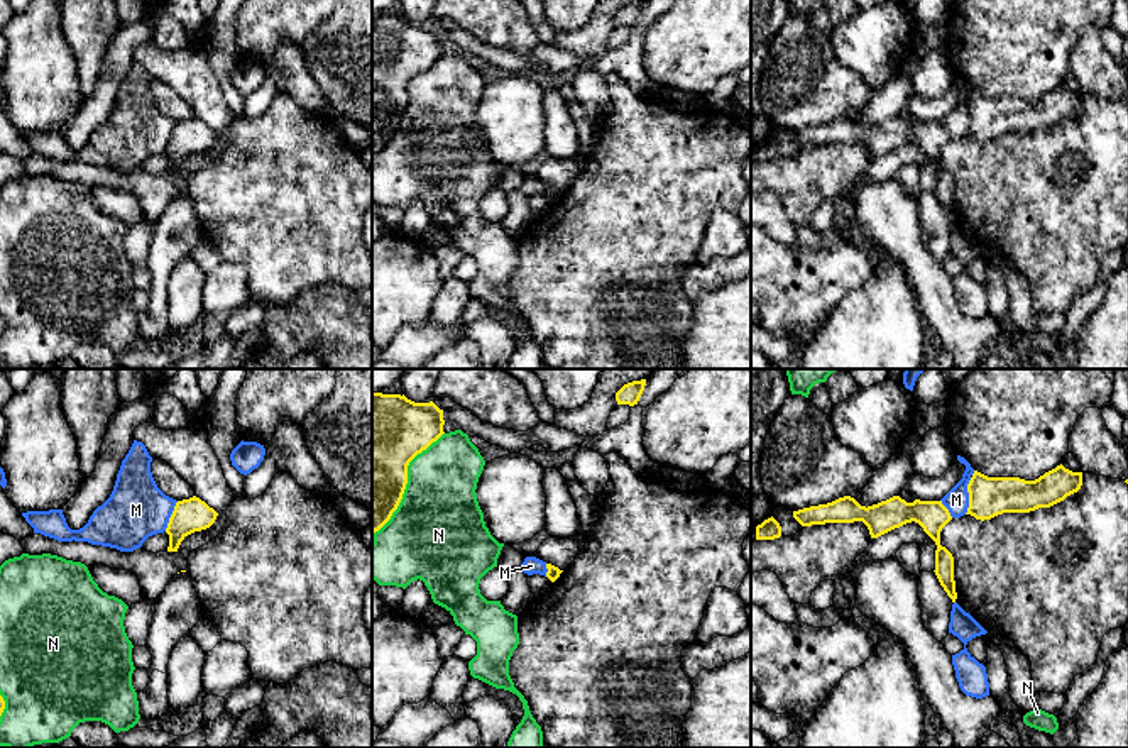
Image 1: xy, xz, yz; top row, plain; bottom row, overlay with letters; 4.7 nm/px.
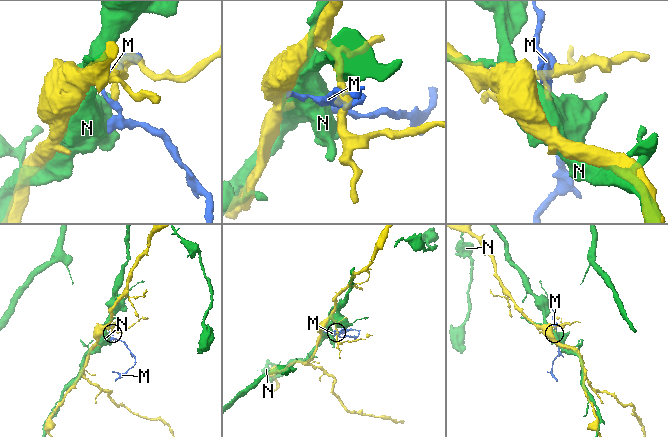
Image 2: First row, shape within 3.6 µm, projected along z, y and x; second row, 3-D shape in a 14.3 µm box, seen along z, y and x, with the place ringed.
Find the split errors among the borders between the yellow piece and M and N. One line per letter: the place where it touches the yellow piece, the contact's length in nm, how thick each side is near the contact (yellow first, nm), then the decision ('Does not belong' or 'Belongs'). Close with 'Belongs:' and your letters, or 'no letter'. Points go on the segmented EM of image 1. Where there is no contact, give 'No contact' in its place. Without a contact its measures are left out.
M: Touches yellow at yz (969, 496). Shared border 180 nm. Thickness 190 nm (yellow) against 110 nm. Does not belong
N: Touches yellow at xz (406, 483). Shared border 600 nm. Thickness 400 nm (yellow) against 420 nm. Does not belong
Belongs: no letter

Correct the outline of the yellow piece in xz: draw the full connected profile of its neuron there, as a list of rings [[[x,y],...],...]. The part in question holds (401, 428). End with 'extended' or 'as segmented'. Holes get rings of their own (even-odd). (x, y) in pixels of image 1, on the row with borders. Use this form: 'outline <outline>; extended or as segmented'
outline [[[372,393],[372,535],[397,509],[409,462],[443,432],[443,410],[404,394]]]; as segmented

